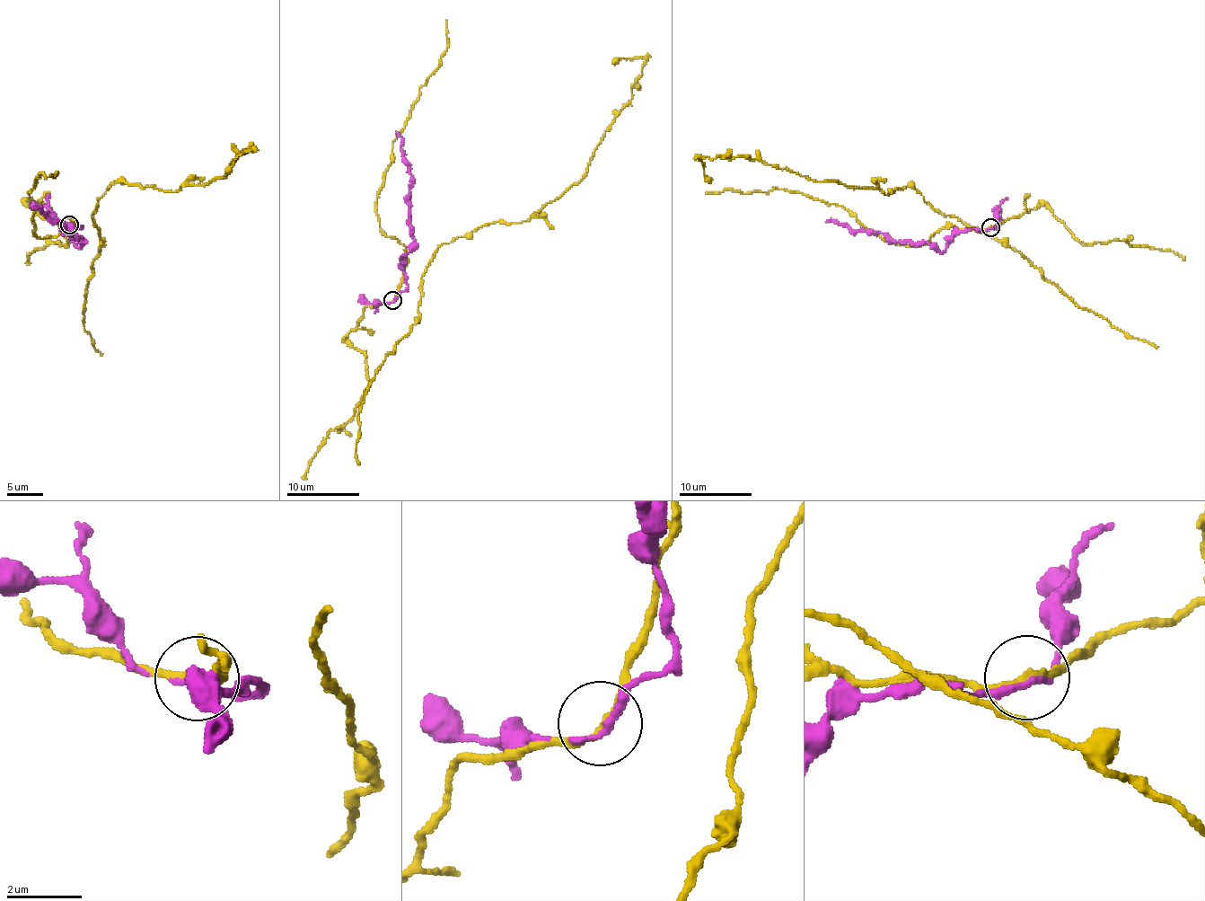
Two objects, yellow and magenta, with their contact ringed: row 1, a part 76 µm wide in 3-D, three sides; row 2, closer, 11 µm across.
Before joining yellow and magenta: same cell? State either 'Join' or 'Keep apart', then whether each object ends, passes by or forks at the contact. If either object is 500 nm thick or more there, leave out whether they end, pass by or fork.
Keep apart. At the ring yellow passes by. At the ring magenta passes by

